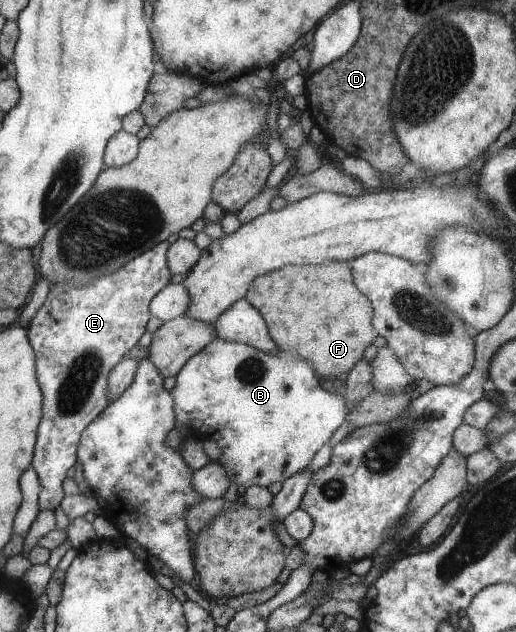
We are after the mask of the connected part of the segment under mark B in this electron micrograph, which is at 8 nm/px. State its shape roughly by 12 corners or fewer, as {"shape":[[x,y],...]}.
{"shape":[[217,336],[171,390],[236,486],[283,483],[346,419],[286,351]]}

